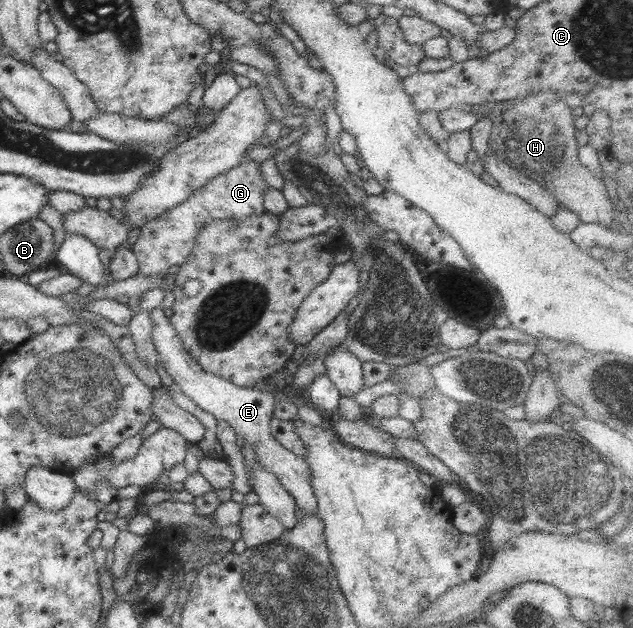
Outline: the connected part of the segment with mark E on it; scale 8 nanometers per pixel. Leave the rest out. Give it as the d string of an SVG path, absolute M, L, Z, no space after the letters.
M163 308L151 309L150 319L152 319L151 339L155 351L160 357L159 370L167 382L171 382L188 399L191 399L202 411L210 413L216 420L226 421L234 430L235 435L242 437L246 443L250 443L252 451L256 453L255 459L258 459L260 467L270 471L271 475L280 483L297 507L304 515L317 515L317 501L314 497L314 491L310 486L310 469L306 465L302 456L294 455L287 449L284 449L269 432L270 419L273 417L272 409L276 399L272 393L258 390L256 387L238 387L226 379L216 375L206 373L200 369L195 359L188 354L182 346L176 331L162 312Z

